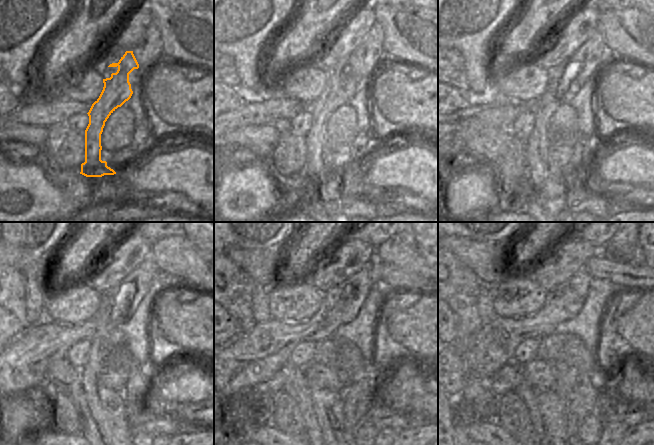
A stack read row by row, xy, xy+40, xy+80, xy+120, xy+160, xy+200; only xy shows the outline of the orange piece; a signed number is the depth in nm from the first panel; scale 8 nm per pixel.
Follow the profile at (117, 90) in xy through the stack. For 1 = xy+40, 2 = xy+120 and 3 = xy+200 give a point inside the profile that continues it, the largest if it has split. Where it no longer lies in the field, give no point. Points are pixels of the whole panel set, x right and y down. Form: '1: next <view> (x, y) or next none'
1: next xy+40 (318, 171)
2: next xy+120 (107, 407)
3: next xy+200 (552, 408)

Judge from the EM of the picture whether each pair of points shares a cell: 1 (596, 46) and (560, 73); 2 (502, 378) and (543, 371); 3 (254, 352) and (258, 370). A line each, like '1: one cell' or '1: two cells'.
1: one cell
2: one cell
3: one cell

